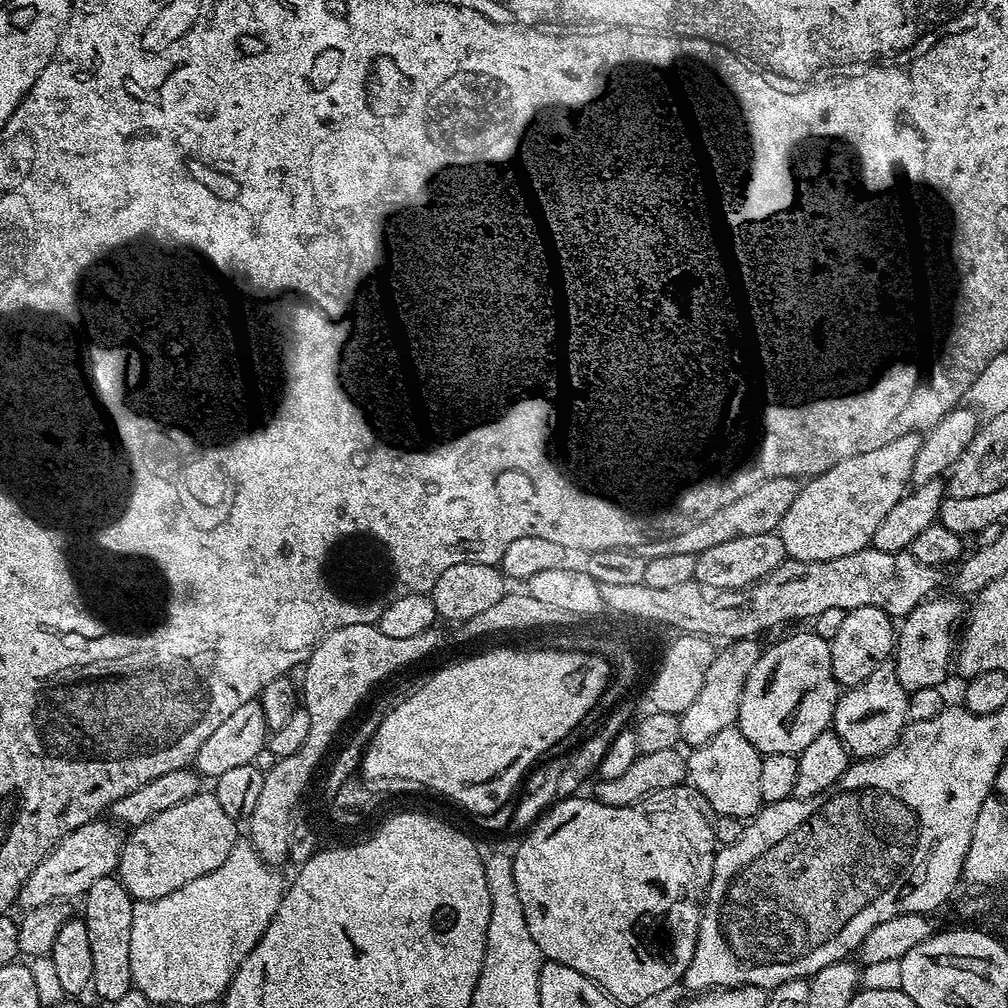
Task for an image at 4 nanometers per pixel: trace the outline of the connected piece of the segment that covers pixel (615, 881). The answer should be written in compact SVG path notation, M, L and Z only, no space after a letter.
M687 782L679 784L678 786L670 786L666 790L658 790L654 794L644 797L644 799L636 804L627 804L626 806L606 806L602 802L595 800L591 795L577 795L580 794L571 794L557 799L555 803L553 803L551 807L527 829L526 835L528 835L528 837L517 846L516 852L514 851L514 855L512 856L512 861L514 862L514 882L518 885L518 898L522 901L522 914L526 914L526 926L530 926L530 938L534 938L534 942L538 946L541 957L543 957L545 961L553 960L562 966L570 966L570 970L578 970L578 974L582 974L586 979L594 981L596 985L604 990L607 996L612 997L613 1000L617 1000L622 1006L640 1004L643 1000L650 999L651 996L662 995L667 988L672 988L675 984L679 985L681 981L683 981L686 970L690 966L690 958L694 958L696 939L698 938L698 930L700 929L702 905L706 899L708 883L712 880L712 867L716 861L716 854L718 851L716 835L712 833L712 820L710 819L713 815L713 811L711 806L706 802L706 798L702 798L702 794L698 794L698 790Z

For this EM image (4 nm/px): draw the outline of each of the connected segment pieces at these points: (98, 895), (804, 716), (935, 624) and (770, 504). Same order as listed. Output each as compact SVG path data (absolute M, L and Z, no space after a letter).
M115 875L98 878L94 886L82 897L84 913L82 919L90 934L90 955L94 962L91 991L105 1002L122 998L134 987L134 977L130 970L130 926L134 922L132 895L124 889L124 883Z
M814 630L796 632L763 649L742 690L738 727L762 754L796 756L818 734L829 731L838 697L830 666L830 643Z
M929 598L921 602L908 616L903 617L901 626L894 636L894 663L897 666L898 681L901 682L906 692L922 690L923 688L940 688L943 680L948 676L948 668L954 664L954 636L952 631L956 628L956 623L962 620L962 604L959 599L947 598L948 600L936 600Z
M790 476L764 480L746 494L742 494L742 498L730 502L730 506L722 506L722 510L714 510L710 518L702 518L698 526L690 526L686 530L665 536L663 540L652 540L649 544L643 545L642 555L647 561L662 558L666 554L690 554L697 557L701 552L710 550L710 546L718 546L718 542L730 542L730 538L776 532L782 518L786 518L786 510L790 510L790 505L794 503L794 498L800 490L801 485Z

